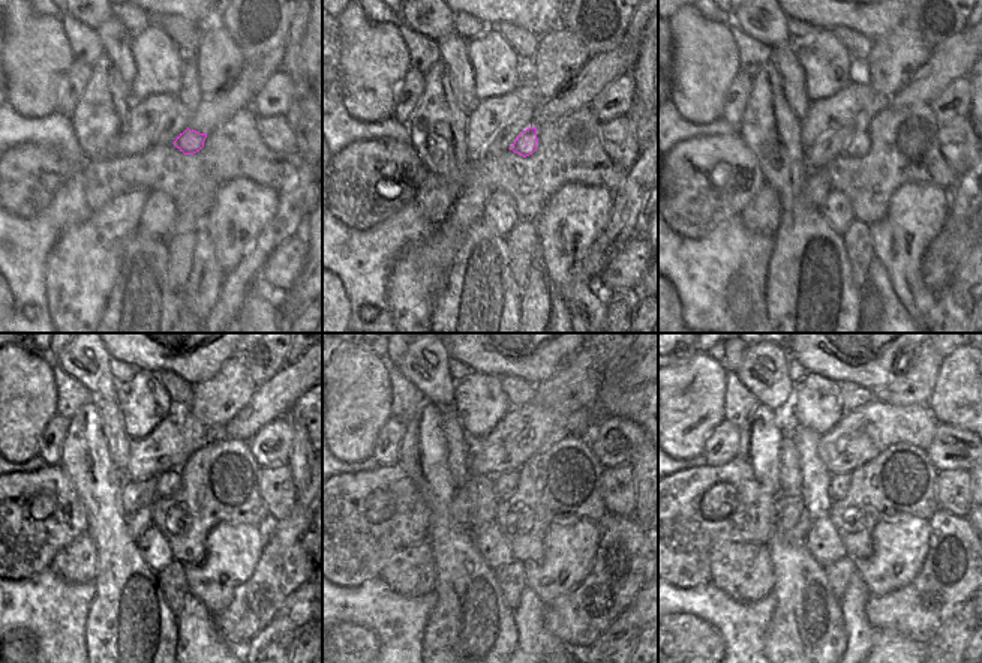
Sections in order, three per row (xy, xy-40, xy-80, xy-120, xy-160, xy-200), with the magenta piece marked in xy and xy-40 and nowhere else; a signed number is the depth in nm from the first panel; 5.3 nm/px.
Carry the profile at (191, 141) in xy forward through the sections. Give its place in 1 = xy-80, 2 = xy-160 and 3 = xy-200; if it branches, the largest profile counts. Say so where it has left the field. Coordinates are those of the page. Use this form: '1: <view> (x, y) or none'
1: xy-80 (859, 144)
2: xy-160 (504, 483)
3: xy-200 (840, 482)

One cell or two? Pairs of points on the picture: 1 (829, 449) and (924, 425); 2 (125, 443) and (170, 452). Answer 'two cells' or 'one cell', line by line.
1: one cell
2: two cells

